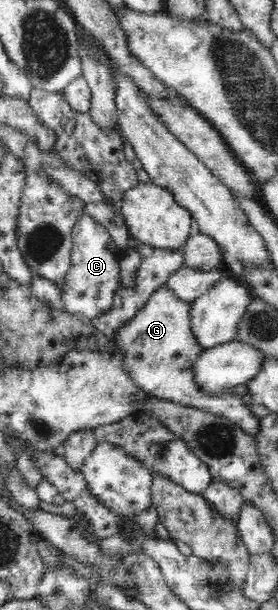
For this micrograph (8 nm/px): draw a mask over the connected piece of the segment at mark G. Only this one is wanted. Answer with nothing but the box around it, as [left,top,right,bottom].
[112,287,259,437]

